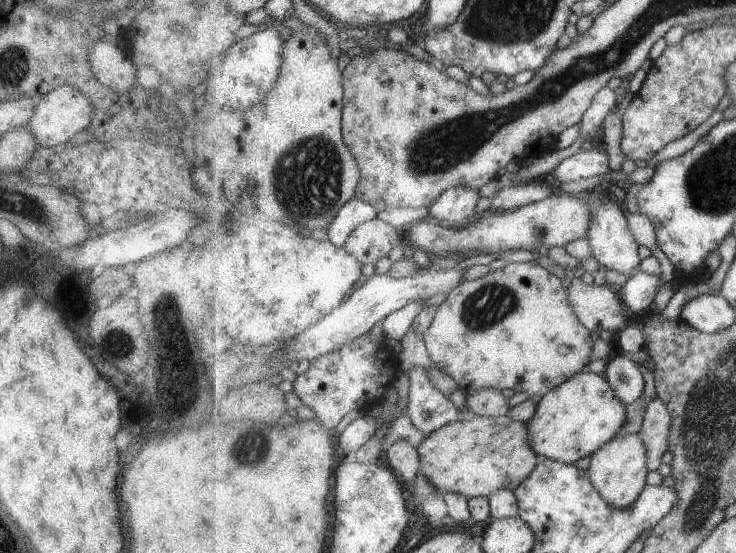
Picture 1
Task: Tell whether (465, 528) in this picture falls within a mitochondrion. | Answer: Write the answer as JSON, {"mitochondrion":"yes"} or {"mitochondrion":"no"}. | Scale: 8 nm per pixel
{"mitochondrion":"no"}

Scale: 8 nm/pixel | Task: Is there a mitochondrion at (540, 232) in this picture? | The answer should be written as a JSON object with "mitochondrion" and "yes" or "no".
{"mitochondrion":"yes"}

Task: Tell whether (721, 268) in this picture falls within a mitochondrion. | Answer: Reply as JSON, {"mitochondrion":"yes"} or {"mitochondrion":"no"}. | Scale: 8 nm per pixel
{"mitochondrion":"no"}

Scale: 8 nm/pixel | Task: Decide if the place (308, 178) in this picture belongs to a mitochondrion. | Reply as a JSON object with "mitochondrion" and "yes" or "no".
{"mitochondrion":"yes"}

